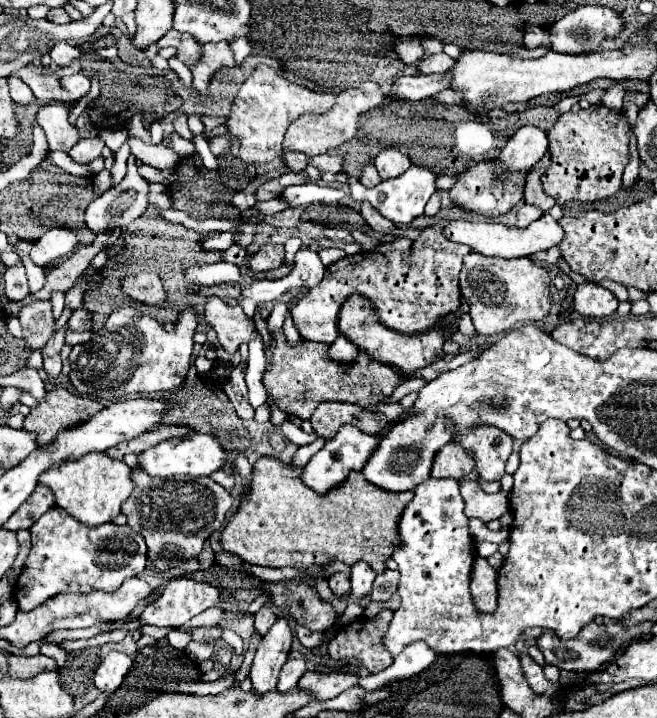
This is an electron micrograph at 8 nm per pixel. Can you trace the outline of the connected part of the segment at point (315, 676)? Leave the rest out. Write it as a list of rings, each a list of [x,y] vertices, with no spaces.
[[[305,672],[299,680],[299,688],[311,690],[311,694],[317,700],[327,700],[353,688],[357,682],[359,682],[359,676],[349,672],[329,672],[329,674]]]

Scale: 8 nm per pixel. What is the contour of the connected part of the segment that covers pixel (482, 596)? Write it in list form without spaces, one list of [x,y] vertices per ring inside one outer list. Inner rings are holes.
[[[477,558],[471,574],[471,594],[481,612],[493,612],[497,604],[497,570],[485,560]]]

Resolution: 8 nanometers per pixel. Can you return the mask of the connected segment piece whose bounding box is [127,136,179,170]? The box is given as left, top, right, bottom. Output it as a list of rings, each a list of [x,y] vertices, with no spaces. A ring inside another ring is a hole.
[[[129,136],[127,142],[129,142],[131,152],[133,152],[141,162],[145,162],[145,164],[149,164],[149,166],[153,166],[153,168],[173,170],[175,164],[179,162],[179,156],[177,156],[173,150],[165,148],[165,146],[147,146],[147,144],[143,144],[137,136]]]

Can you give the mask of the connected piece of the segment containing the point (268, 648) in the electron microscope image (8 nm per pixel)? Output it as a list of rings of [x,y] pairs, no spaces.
[[[279,618],[261,638],[255,660],[251,664],[251,682],[257,694],[265,694],[277,686],[279,670],[287,662],[291,642],[293,642],[293,630],[285,618]]]

